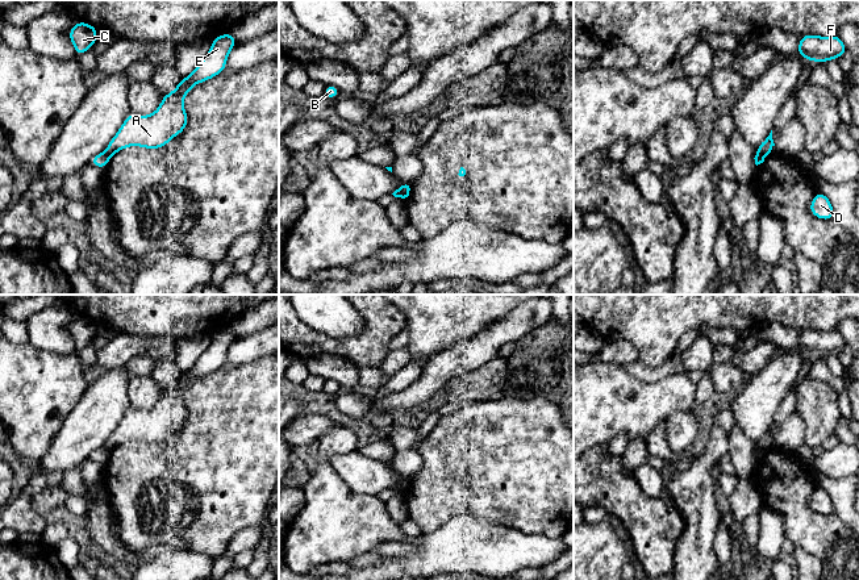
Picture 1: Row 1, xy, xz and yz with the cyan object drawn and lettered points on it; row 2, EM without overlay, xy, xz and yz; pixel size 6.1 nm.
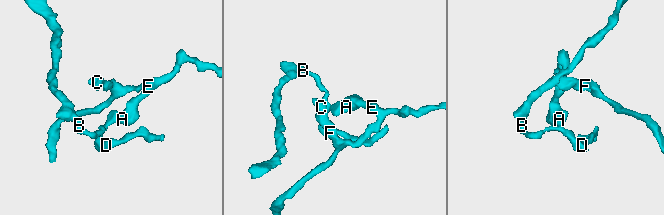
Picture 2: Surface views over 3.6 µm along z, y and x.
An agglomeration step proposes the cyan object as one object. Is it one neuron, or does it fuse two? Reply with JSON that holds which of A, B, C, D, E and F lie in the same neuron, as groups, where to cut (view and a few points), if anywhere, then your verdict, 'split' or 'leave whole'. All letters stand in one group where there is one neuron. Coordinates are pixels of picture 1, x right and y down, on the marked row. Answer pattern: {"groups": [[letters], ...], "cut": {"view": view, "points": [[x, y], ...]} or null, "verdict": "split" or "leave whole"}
{"groups": [["A", "C", "E", "F"], ["B", "D"]], "cut": {"view": "xy", "points": [[104, 151], [109, 155]]}, "verdict": "split"}

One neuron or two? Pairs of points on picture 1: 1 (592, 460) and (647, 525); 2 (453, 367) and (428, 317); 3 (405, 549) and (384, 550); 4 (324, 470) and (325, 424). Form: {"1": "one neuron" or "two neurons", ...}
{"1": "one neuron", "2": "two neurons", "3": "one neuron", "4": "two neurons"}

